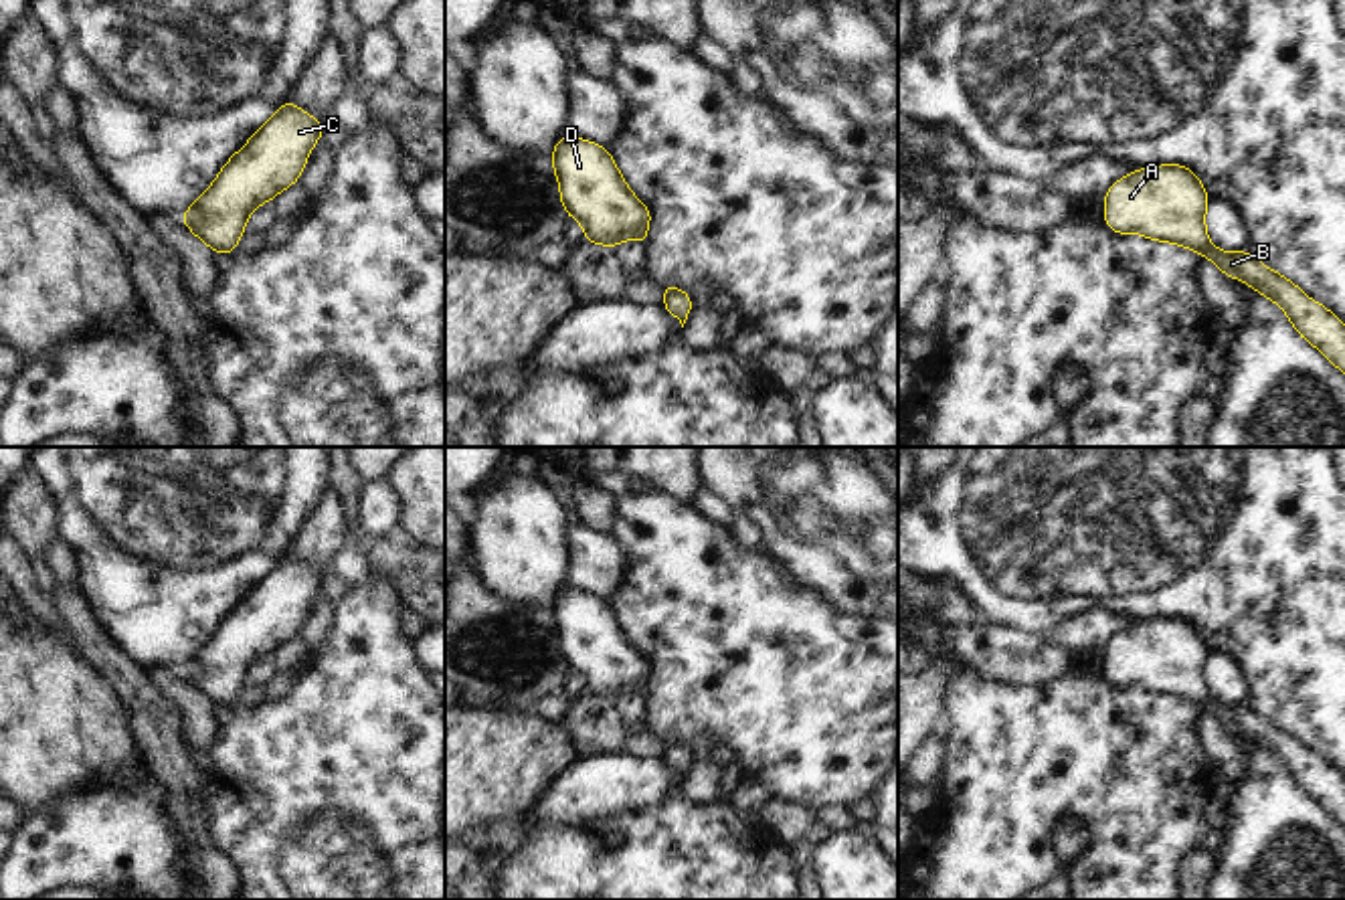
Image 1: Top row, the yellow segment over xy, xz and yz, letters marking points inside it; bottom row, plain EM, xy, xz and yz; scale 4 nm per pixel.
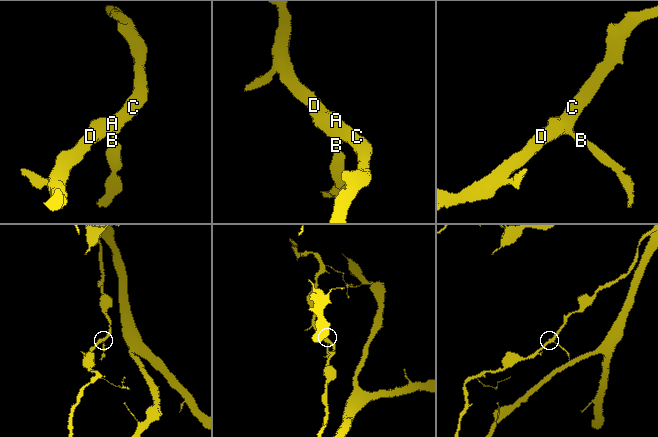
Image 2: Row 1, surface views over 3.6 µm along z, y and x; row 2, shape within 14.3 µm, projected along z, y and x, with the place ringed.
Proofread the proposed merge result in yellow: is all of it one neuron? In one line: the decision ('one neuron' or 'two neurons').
one neuron

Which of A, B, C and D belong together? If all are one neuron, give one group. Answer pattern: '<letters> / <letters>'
A B C D

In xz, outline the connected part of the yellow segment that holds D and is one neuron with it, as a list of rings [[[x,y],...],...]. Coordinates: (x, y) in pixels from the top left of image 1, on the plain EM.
[[[564,587],[550,609],[560,655],[582,678],[587,696],[615,704],[623,692],[635,692],[647,700],[651,665],[627,641],[609,601]]]

